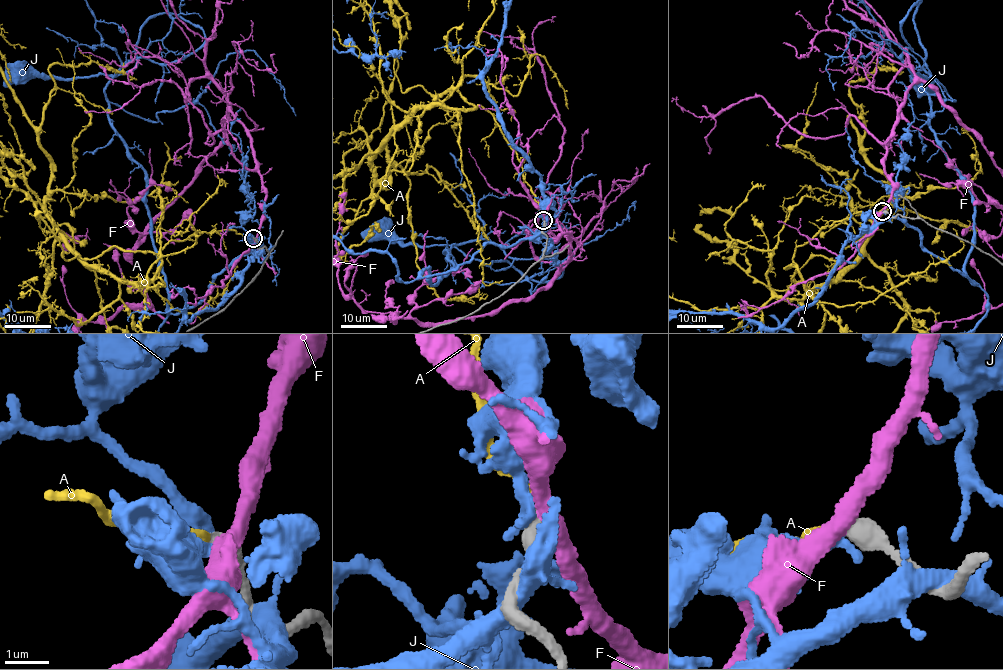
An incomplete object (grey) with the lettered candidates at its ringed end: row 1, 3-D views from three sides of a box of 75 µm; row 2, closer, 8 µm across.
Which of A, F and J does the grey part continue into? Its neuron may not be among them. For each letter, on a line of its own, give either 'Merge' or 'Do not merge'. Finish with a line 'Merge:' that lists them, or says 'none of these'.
A: Merge
F: Do not merge
J: Do not merge
Merge: A

